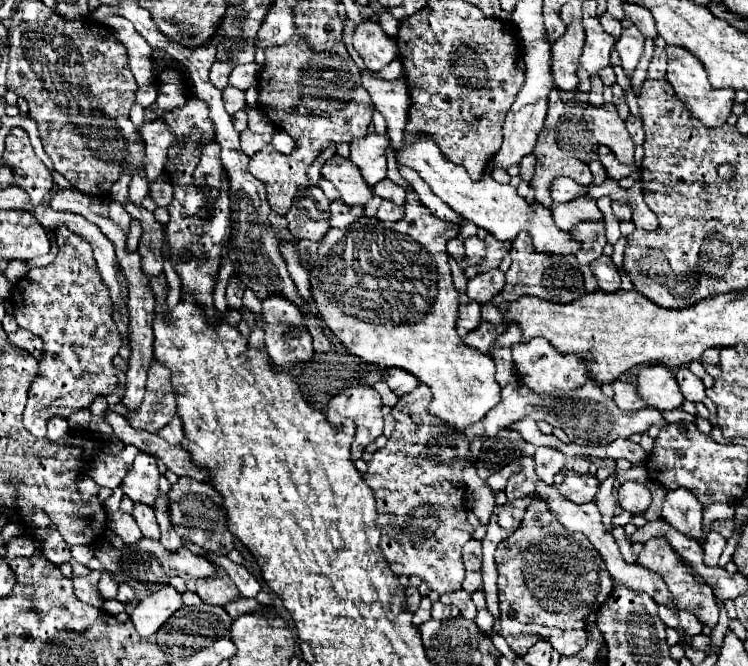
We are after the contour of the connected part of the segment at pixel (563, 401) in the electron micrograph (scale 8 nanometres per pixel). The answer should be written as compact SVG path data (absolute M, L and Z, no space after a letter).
M511 382L503 388L501 392L501 402L485 414L485 418L477 424L471 424L465 428L465 440L483 440L489 436L495 436L501 428L509 428L513 422L529 416L533 420L545 420L551 426L563 428L565 434L571 438L575 444L587 444L587 446L599 446L599 444L609 444L615 438L629 438L631 434L639 432L643 434L649 426L659 426L663 428L667 420L657 408L641 408L641 410L619 410L609 398L599 394L599 384L587 382L583 388L571 392L571 394L535 394L521 382Z

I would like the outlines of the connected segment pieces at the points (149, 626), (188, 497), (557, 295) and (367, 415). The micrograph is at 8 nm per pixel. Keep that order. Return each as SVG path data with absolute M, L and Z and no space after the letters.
M163 586L161 590L151 592L145 600L141 600L135 610L131 612L131 622L135 626L135 630L143 636L149 638L153 636L163 624L165 620L179 610L181 604L181 594L173 588L173 586Z
M179 478L177 484L173 484L171 490L167 492L167 498L169 498L169 518L173 522L173 528L177 530L177 534L181 534L183 540L193 542L203 550L219 556L225 556L235 548L235 538L229 532L229 520L227 510L223 506L223 498L213 484L197 482L193 478Z
M535 252L535 258L531 262L513 262L511 268L505 272L505 286L501 294L497 294L491 304L503 304L503 302L513 302L521 296L537 296L541 300L549 300L555 304L567 304L583 296L583 278L579 268L575 266L577 258L575 256L561 256L561 254L541 254Z
M351 386L339 390L329 400L325 416L335 428L341 428L343 420L353 420L357 424L357 440L373 442L375 436L383 434L381 396L369 386Z

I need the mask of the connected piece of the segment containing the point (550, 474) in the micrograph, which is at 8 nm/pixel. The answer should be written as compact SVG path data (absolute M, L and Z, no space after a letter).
M551 446L537 448L533 458L535 458L537 476L547 484L553 484L555 474L559 474L561 468L565 466L565 454L561 450L557 450L557 448L551 448Z

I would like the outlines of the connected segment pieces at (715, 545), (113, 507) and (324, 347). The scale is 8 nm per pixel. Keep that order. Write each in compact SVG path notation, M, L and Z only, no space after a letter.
M709 532L707 542L703 544L703 548L705 548L703 562L707 566L715 566L719 562L719 556L721 556L721 552L723 552L725 546L727 546L727 538L723 538L719 532Z
M117 487L113 490L112 495L103 504L108 516L119 510L123 496L124 493L120 487Z
M305 318L305 324L313 336L313 346L315 346L315 352L329 352L331 350L331 342L327 340L327 336L321 332L319 324L315 318Z

